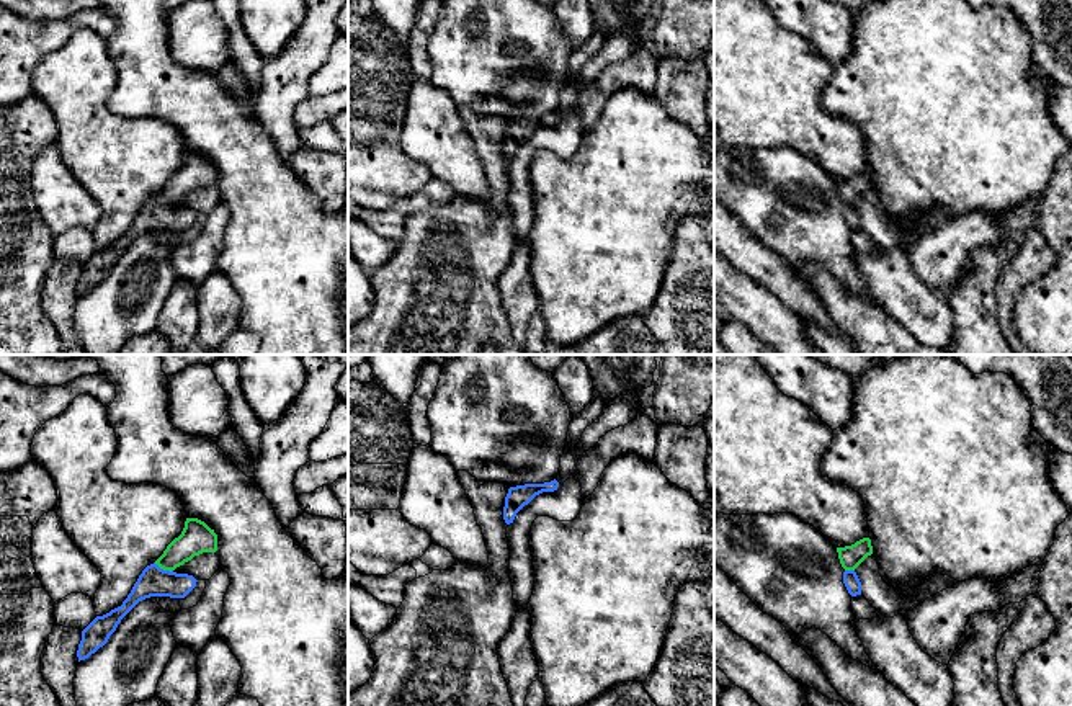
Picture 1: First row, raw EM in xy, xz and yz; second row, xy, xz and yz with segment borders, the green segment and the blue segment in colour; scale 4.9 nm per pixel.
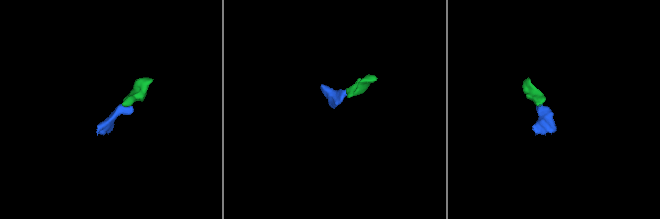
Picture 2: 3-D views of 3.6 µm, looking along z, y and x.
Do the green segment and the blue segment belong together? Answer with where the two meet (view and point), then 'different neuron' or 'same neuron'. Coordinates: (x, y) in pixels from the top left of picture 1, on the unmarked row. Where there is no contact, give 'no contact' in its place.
contact xy (164, 203); same neuron

